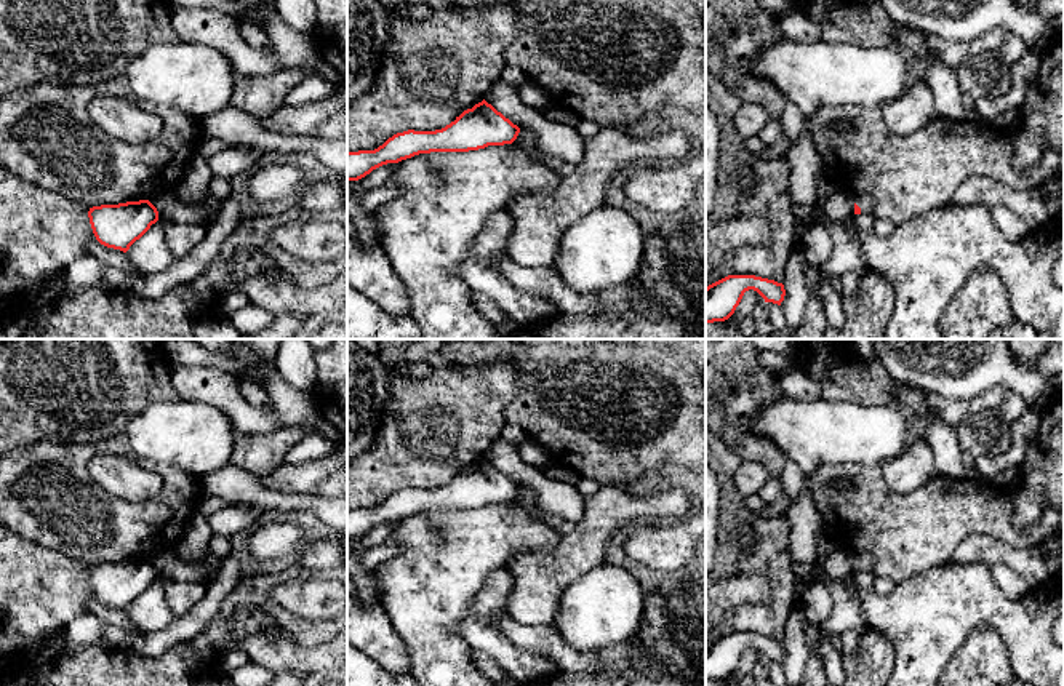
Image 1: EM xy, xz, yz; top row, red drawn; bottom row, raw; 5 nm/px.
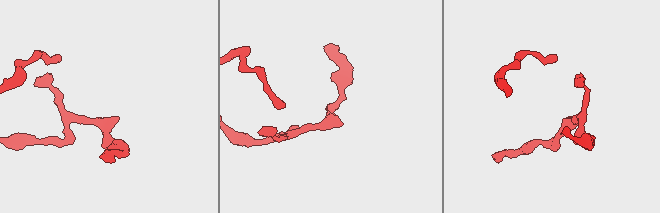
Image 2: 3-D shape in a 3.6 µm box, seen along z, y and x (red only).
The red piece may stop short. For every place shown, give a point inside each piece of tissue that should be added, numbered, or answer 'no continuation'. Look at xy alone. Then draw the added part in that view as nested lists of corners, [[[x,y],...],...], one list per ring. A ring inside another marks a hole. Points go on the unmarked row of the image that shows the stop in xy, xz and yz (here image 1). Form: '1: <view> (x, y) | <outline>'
no continuation

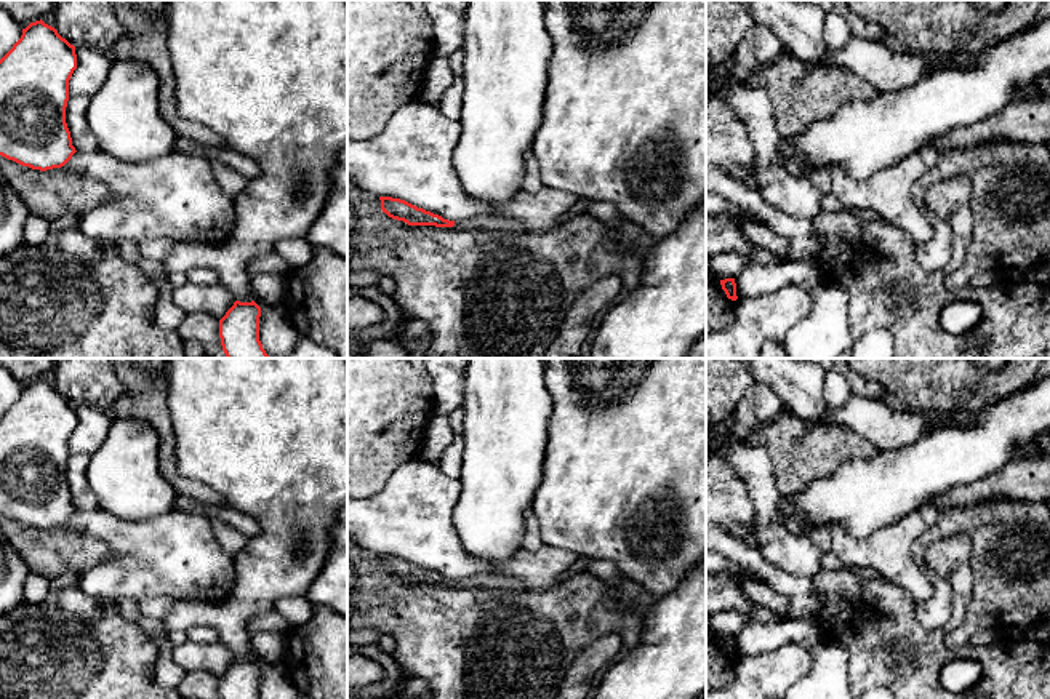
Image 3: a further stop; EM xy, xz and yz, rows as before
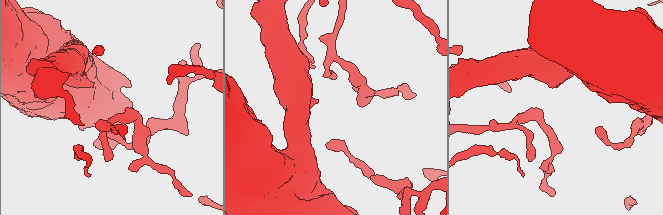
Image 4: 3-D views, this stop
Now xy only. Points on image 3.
no continuation

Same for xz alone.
1: xz (480, 581) | [[[477,574],[477,576],[469,576],[464,579],[455,579],[453,587],[461,589],[461,587],[469,587],[469,589],[503,589],[503,590],[525,590],[531,592],[531,589],[517,581],[511,581],[507,577],[495,576],[495,574]]]

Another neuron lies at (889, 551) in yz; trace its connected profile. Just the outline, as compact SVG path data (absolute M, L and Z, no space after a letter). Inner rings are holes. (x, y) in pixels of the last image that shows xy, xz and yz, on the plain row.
M920 510L863 539L853 537L840 525L832 525L831 550L844 566L872 568L920 603L930 600L933 593L932 581L920 571L912 555L912 547L925 529L927 523Z

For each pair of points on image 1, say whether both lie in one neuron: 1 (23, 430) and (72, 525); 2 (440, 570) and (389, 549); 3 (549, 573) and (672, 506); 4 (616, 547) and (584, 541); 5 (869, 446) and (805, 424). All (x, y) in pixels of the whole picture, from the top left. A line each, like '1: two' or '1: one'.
1: two
2: two
3: one
4: two
5: one

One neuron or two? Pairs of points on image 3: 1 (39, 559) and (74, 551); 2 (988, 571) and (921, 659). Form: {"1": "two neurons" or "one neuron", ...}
{"1": "one neuron", "2": "two neurons"}

